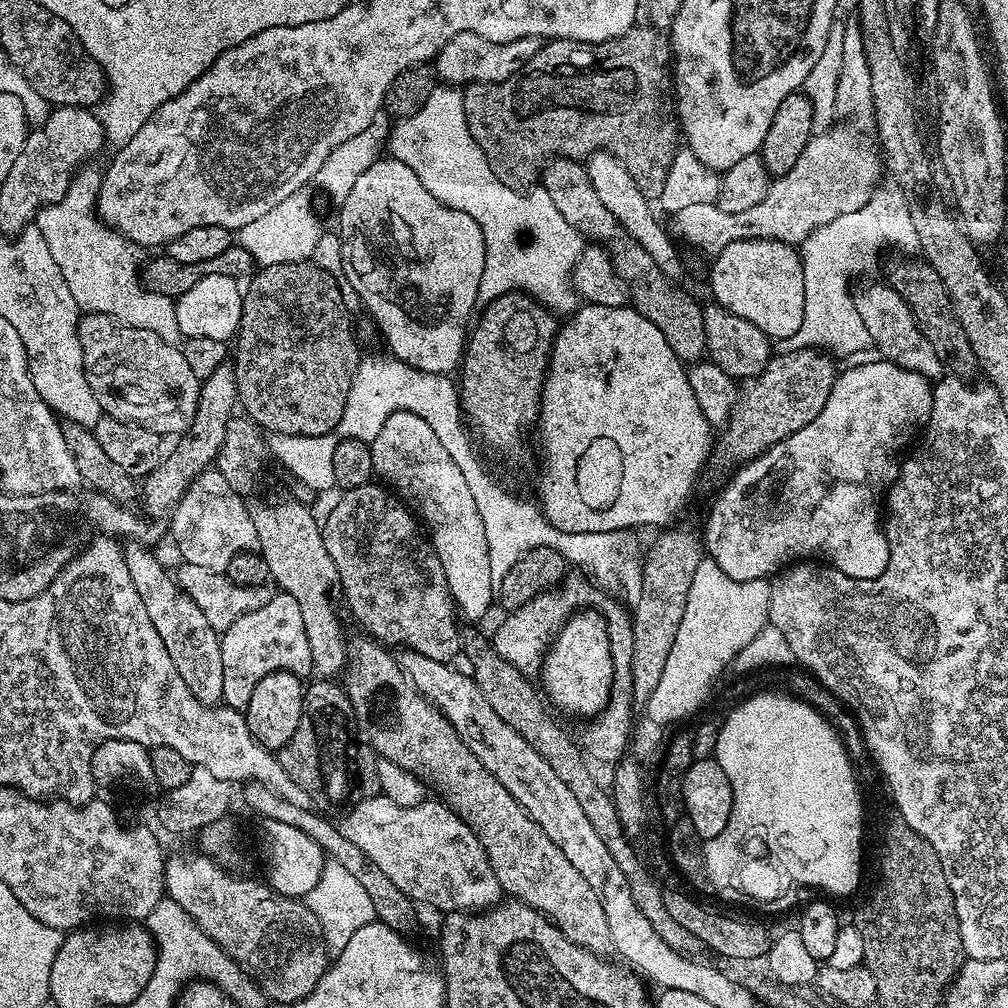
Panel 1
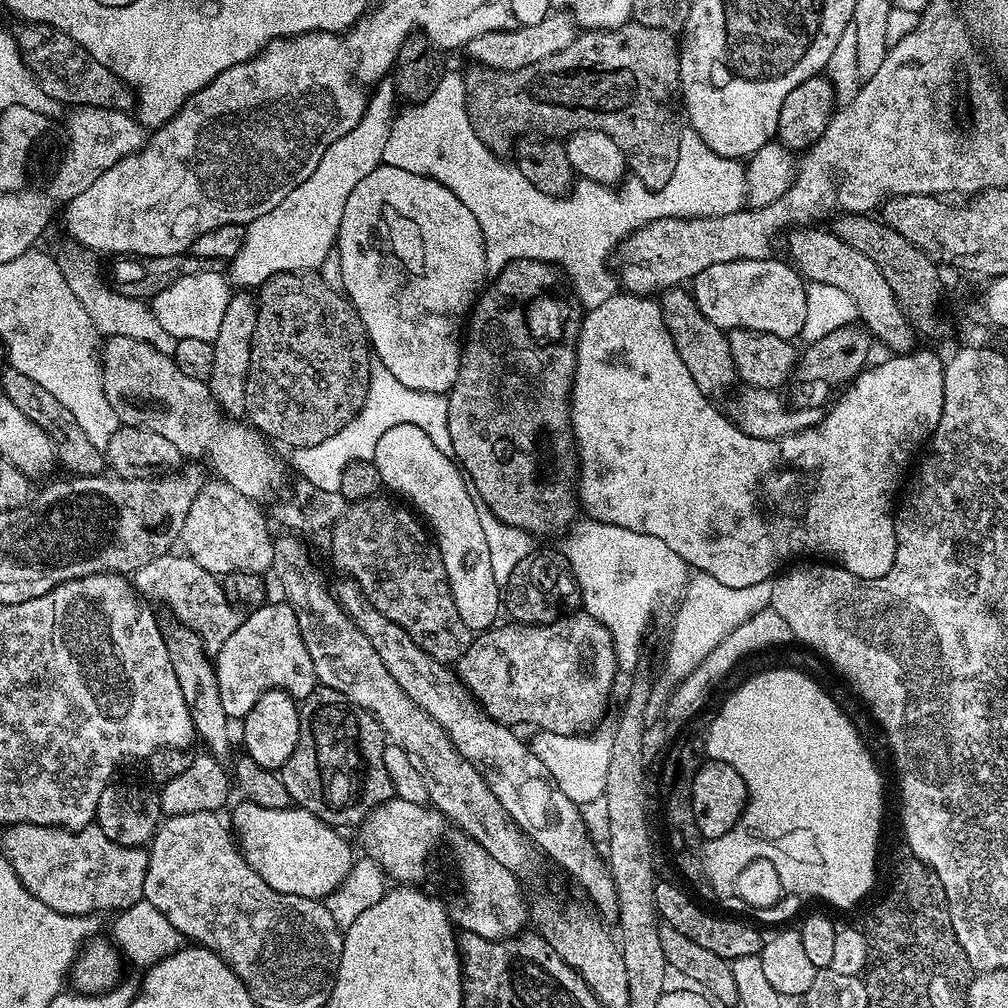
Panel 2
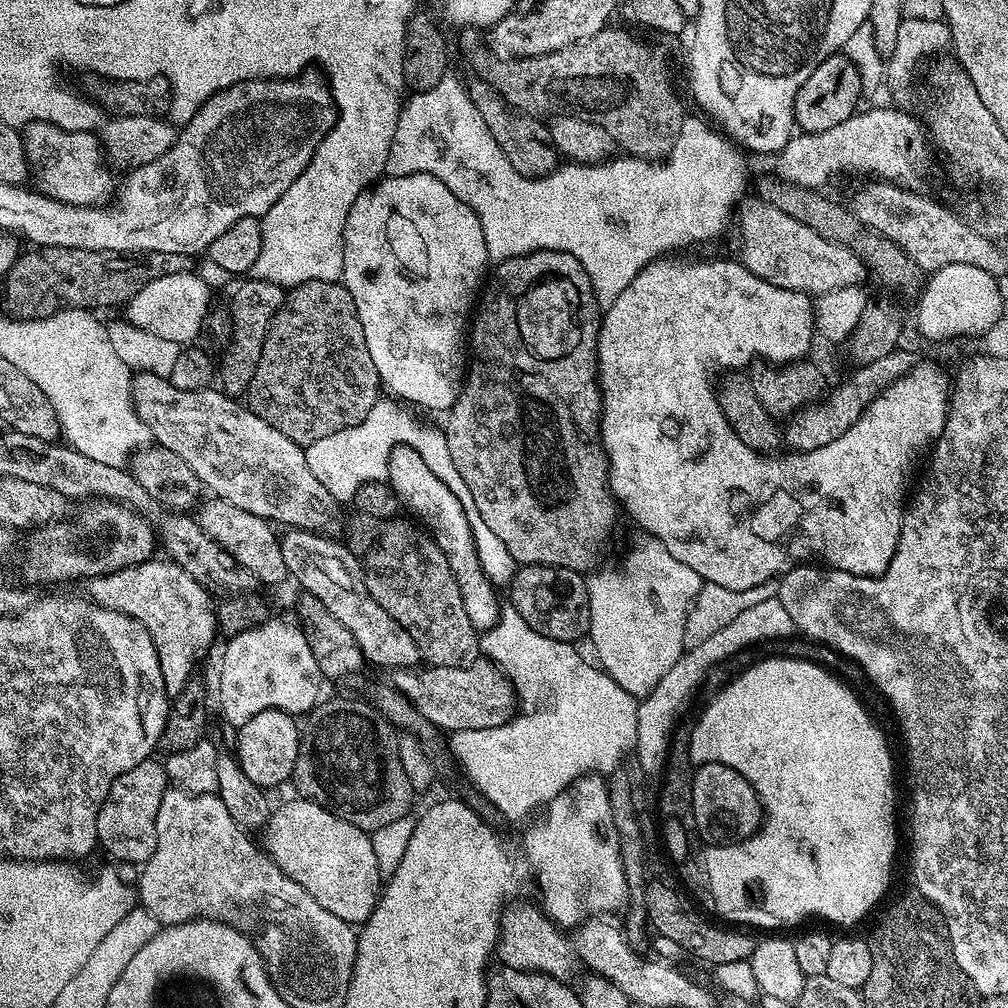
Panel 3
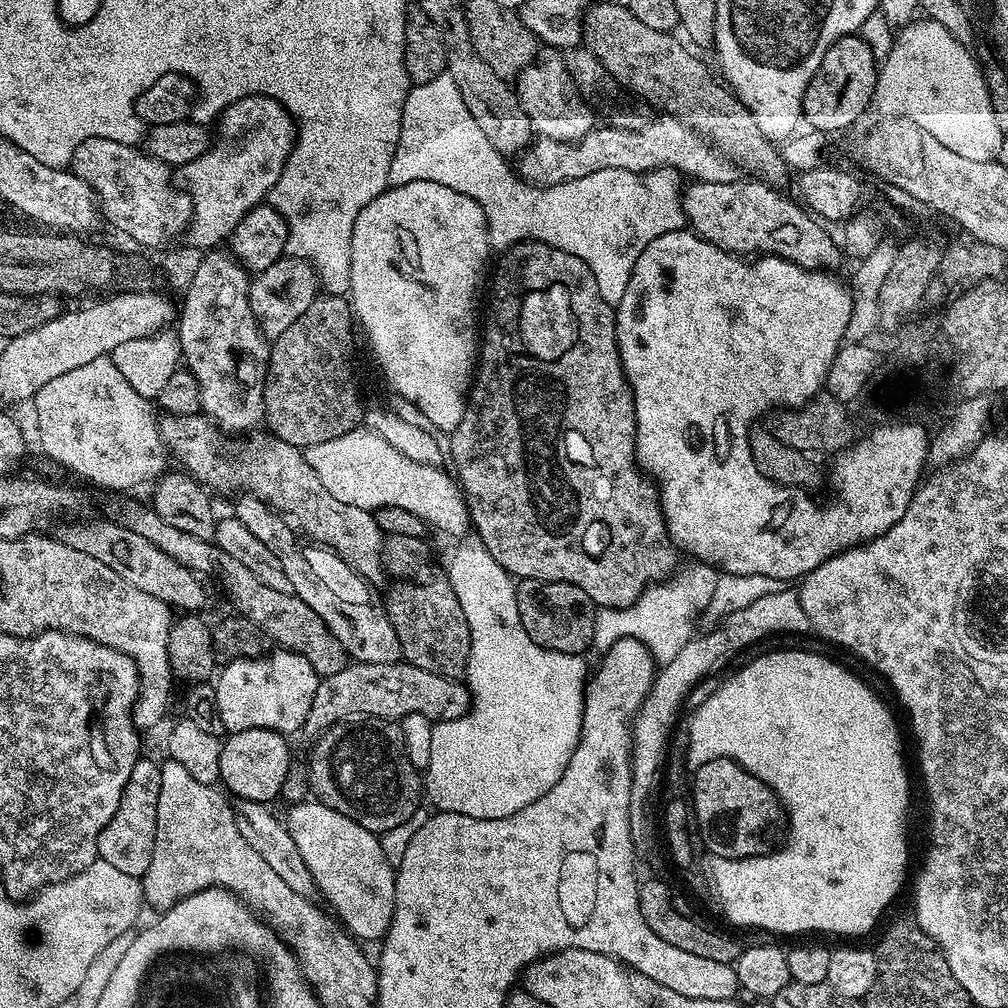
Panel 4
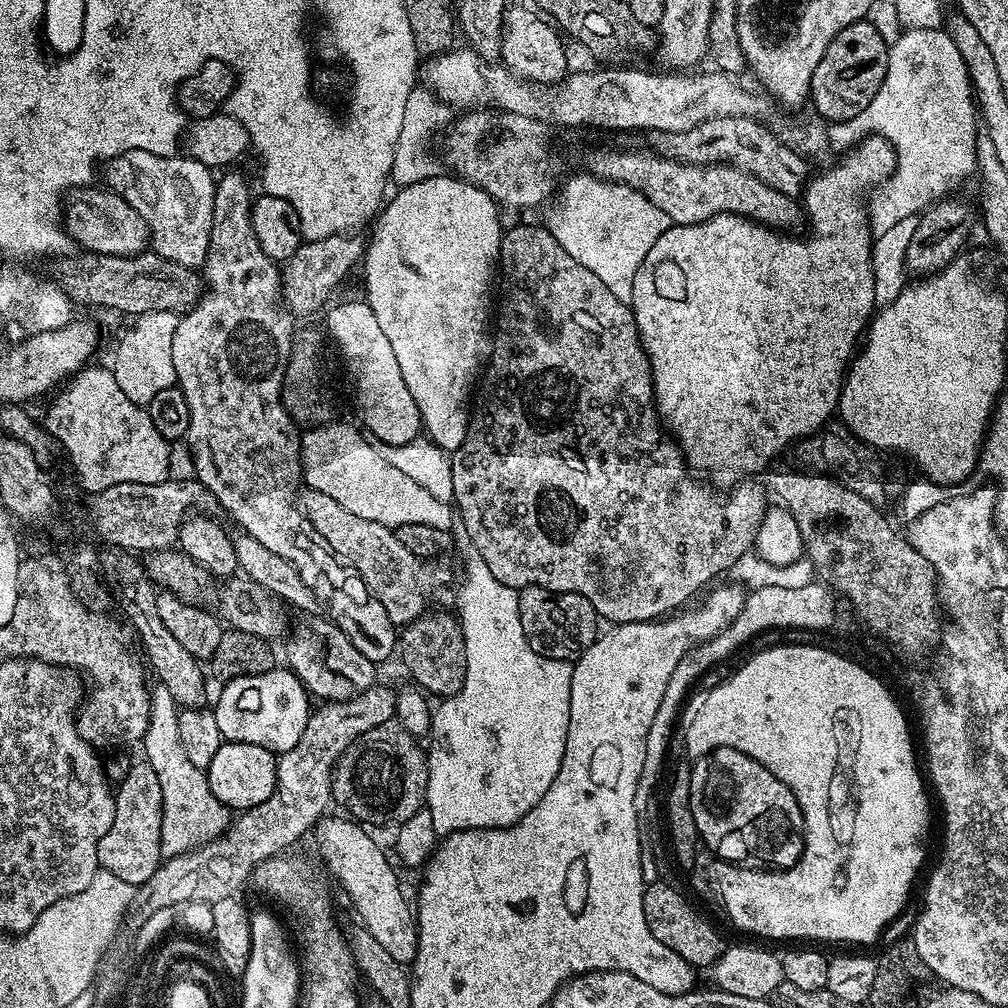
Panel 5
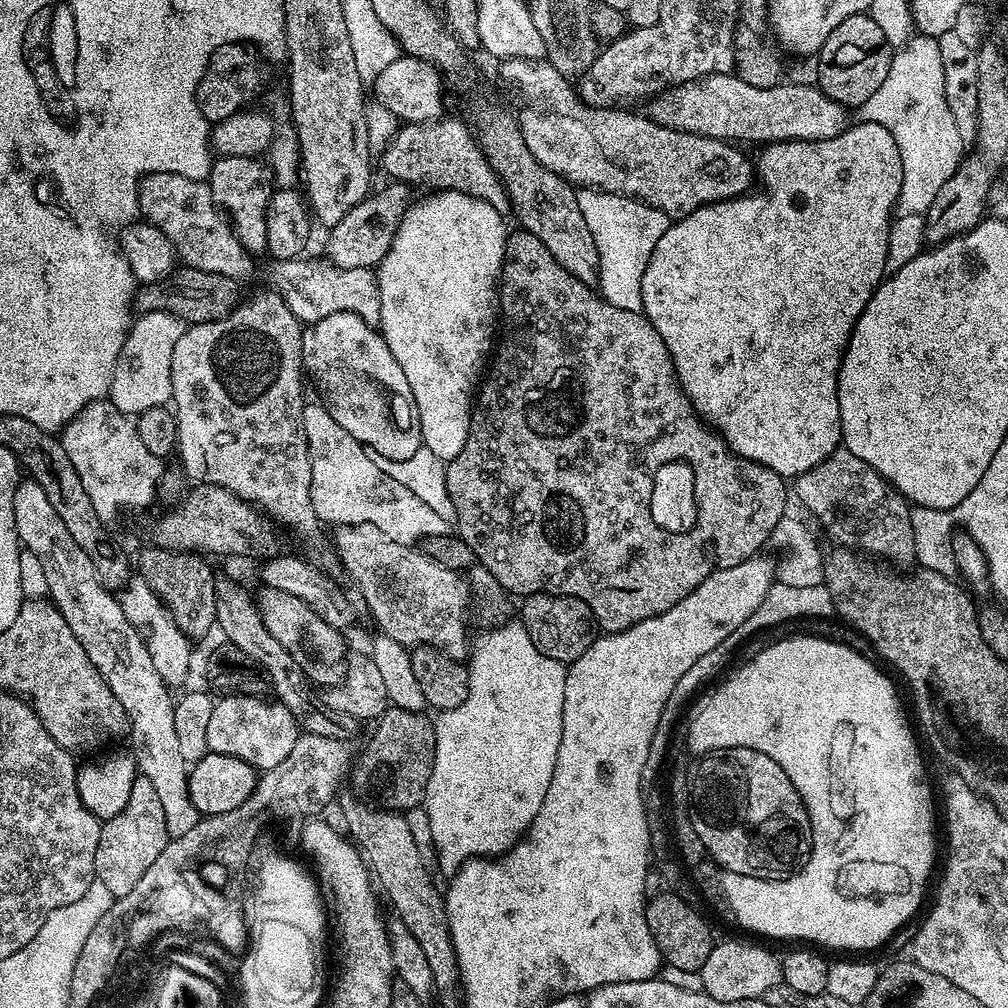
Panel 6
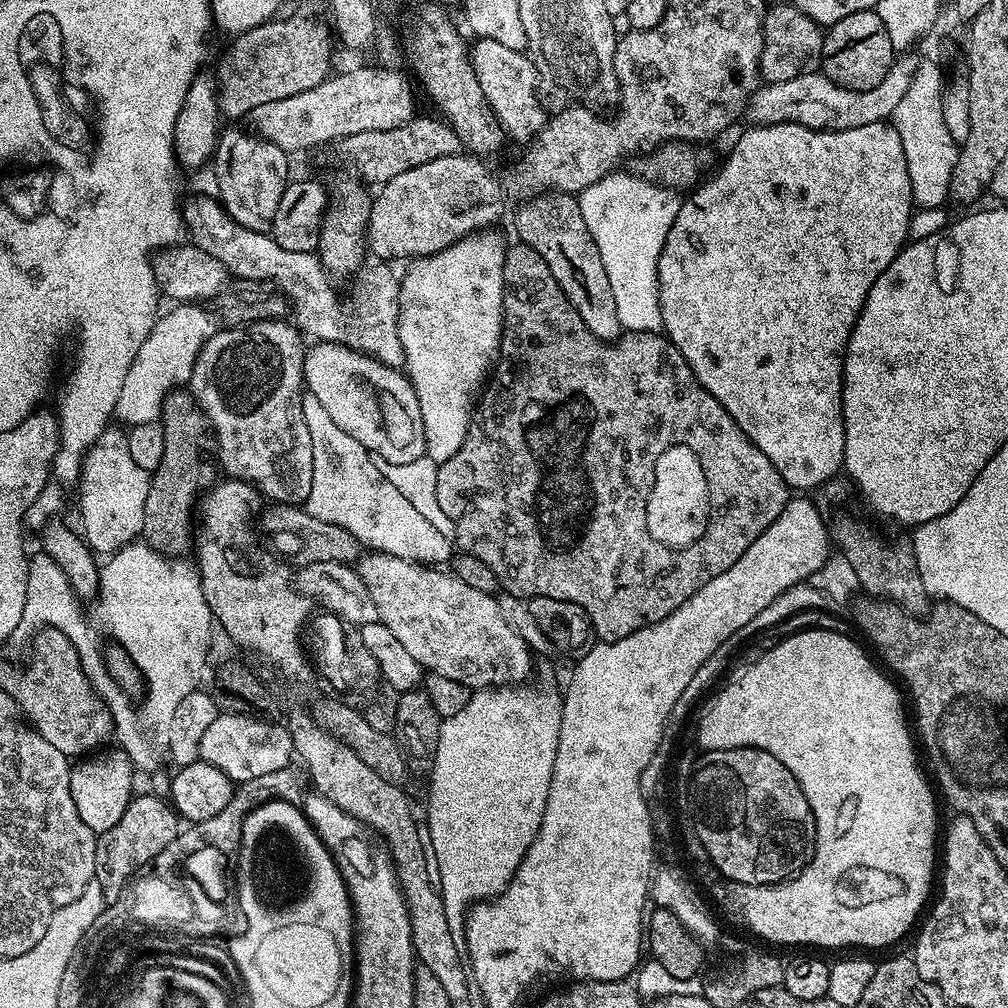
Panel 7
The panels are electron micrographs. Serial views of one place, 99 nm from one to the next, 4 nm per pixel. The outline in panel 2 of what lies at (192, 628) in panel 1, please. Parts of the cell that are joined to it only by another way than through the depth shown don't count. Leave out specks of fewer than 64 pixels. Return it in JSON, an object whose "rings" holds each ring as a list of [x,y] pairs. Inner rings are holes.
{"rings":[[[183,626],[169,627],[164,641],[170,654],[170,666],[174,666],[174,674],[178,674],[178,686],[182,690],[182,698],[186,698],[199,743],[208,747],[205,749],[218,763],[227,765],[231,761],[232,732],[228,729],[230,718],[226,710],[222,710],[222,694],[218,690],[218,674],[213,657],[204,651],[199,634]]]}

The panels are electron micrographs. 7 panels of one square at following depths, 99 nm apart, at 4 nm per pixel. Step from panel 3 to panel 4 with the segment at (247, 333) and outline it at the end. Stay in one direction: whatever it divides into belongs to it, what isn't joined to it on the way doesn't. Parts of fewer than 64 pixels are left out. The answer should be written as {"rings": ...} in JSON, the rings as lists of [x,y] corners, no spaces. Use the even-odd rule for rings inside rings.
{"rings":[[[285,254],[278,262],[274,262],[274,266],[266,266],[266,270],[251,277],[248,287],[250,310],[265,336],[275,338],[290,330],[290,326],[294,326],[294,322],[298,322],[298,318],[310,310],[321,288],[316,269],[308,261]]]}

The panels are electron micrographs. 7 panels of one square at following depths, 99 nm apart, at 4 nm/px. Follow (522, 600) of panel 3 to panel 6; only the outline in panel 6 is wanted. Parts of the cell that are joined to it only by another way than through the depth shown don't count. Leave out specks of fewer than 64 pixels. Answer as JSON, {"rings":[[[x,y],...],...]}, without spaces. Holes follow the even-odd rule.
{"rings":[[[536,592],[532,596],[523,597],[518,608],[518,619],[523,624],[526,634],[538,646],[542,654],[559,660],[567,666],[577,660],[596,641],[598,625],[590,606],[576,596],[555,596],[549,592]]]}

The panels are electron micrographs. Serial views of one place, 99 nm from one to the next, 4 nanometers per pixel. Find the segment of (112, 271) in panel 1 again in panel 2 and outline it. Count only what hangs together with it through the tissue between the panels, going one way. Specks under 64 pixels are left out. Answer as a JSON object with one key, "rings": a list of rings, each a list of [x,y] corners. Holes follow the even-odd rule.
{"rings":[[[75,242],[69,245],[64,257],[59,257],[58,263],[70,290],[74,290],[74,298],[78,298],[78,302],[82,302],[82,310],[90,314],[90,322],[95,326],[97,333],[104,338],[121,336],[145,340],[159,352],[171,354],[176,348],[176,340],[170,334],[166,334],[166,330],[162,330],[162,325],[158,323],[158,318],[154,318],[151,307],[143,300],[124,296],[116,291],[105,277],[103,280],[100,277],[100,268],[96,265],[97,257],[89,249],[81,248]]]}

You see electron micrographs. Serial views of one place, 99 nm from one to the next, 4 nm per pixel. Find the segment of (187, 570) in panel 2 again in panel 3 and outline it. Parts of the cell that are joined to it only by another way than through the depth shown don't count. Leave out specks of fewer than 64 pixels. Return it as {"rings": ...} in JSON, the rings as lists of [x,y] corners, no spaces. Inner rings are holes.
{"rings":[[[153,558],[147,560],[145,564],[135,564],[133,568],[123,568],[105,576],[91,577],[87,581],[86,587],[88,587],[87,595],[92,603],[126,614],[147,630],[154,642],[154,650],[158,654],[164,689],[172,698],[182,694],[186,682],[193,675],[192,667],[195,666],[196,659],[206,655],[208,647],[215,642],[216,636],[218,637],[216,610],[213,597],[209,592],[201,584],[194,582],[194,578],[190,578],[190,574],[186,574],[186,570],[182,570],[182,566],[173,564],[167,558]]]}

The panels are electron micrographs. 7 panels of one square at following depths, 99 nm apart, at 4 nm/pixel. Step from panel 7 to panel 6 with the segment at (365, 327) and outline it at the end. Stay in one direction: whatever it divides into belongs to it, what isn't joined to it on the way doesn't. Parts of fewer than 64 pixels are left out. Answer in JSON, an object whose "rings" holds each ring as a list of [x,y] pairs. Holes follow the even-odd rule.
{"rings":[[[151,172],[140,182],[140,210],[143,219],[154,225],[170,242],[176,247],[177,257],[187,267],[197,268],[210,274],[222,274],[226,278],[243,282],[252,276],[256,264],[253,253],[242,246],[242,242],[237,238],[236,232],[232,228],[232,222],[227,215],[218,207],[212,191],[208,189],[207,183],[203,179],[195,180],[192,174],[183,172]],[[272,260],[268,268],[271,291],[279,294],[301,325],[317,324],[322,318],[339,312],[358,314],[367,324],[380,323],[380,295],[376,273],[370,268],[346,270],[320,260]]]}

